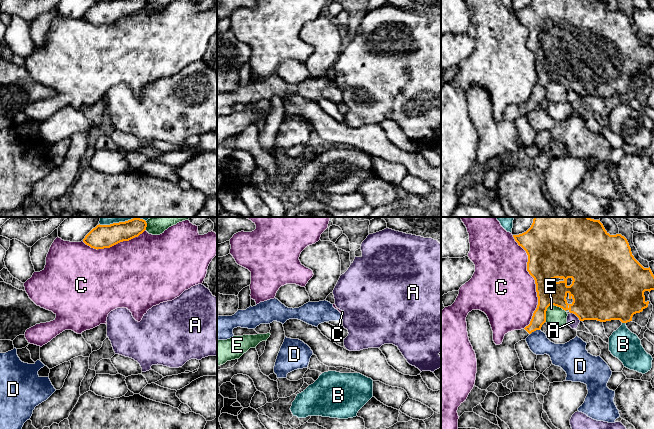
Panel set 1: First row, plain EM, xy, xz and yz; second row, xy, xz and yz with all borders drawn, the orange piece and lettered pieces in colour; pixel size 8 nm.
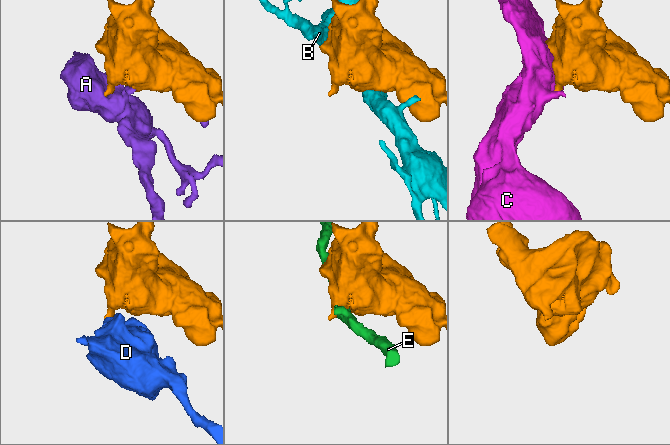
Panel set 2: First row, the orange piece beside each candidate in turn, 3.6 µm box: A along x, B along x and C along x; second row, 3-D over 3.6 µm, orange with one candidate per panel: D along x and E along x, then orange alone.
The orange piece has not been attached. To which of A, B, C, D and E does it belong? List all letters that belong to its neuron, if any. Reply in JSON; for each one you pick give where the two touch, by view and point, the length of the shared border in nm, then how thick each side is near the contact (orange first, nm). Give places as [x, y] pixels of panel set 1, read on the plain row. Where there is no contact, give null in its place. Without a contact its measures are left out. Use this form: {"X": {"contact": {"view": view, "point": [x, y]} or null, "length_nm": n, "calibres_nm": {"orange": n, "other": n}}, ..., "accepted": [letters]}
{"accepted": []}

